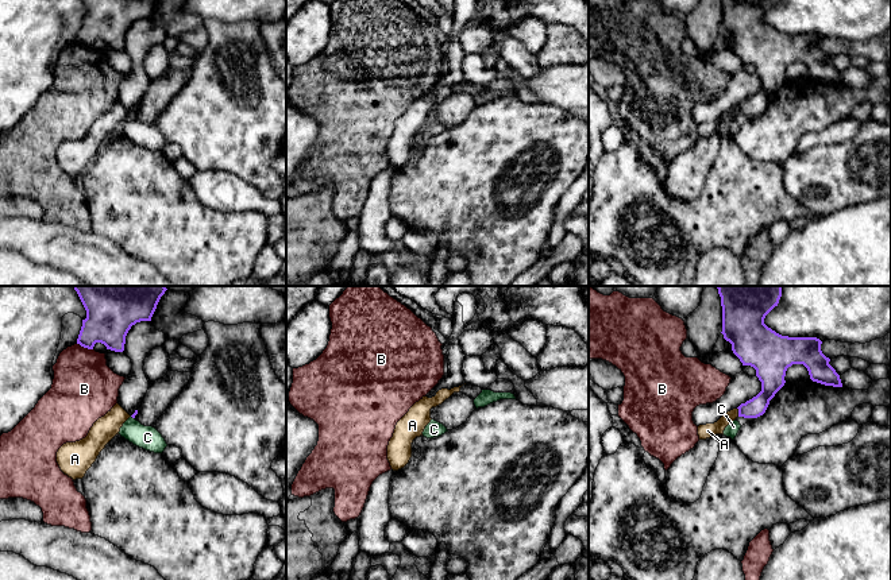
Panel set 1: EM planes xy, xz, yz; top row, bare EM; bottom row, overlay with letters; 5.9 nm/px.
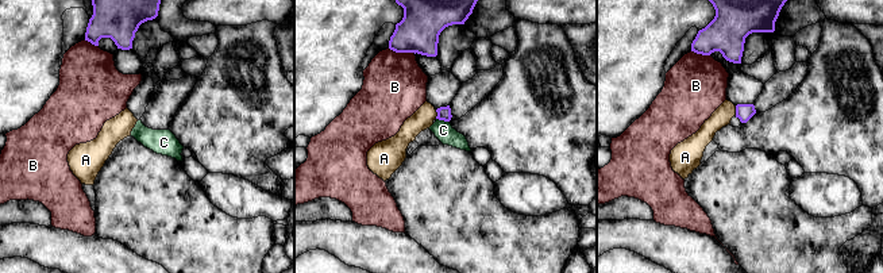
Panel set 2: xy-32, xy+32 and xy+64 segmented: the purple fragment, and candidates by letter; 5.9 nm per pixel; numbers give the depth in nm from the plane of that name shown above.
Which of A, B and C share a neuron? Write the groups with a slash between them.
A / B / C

